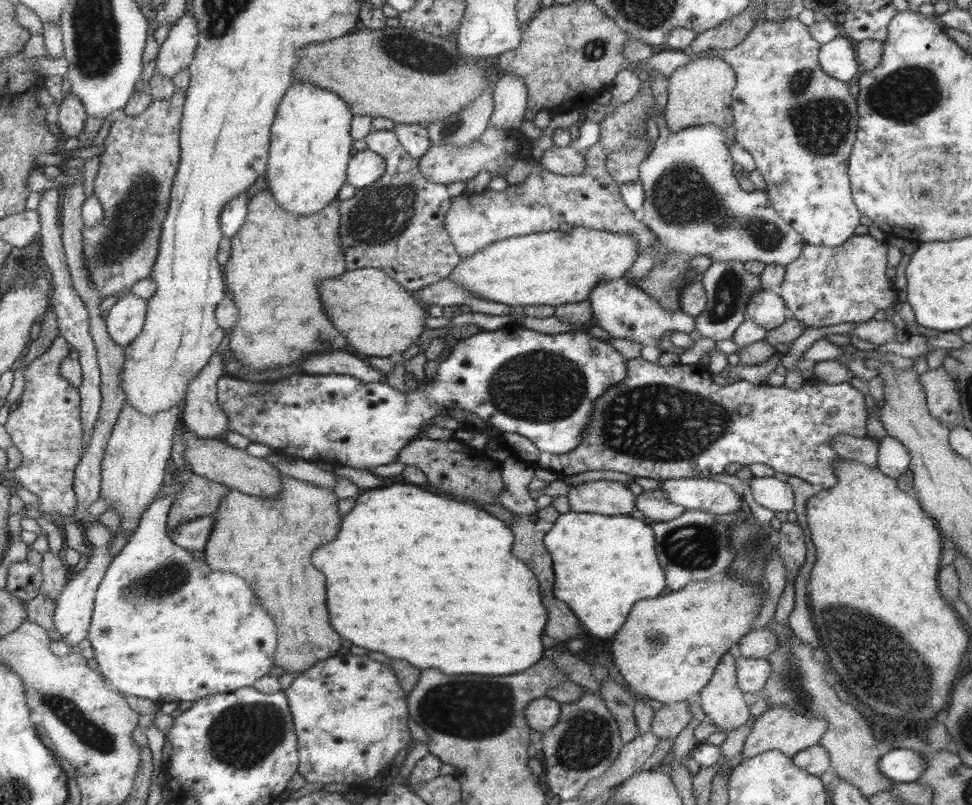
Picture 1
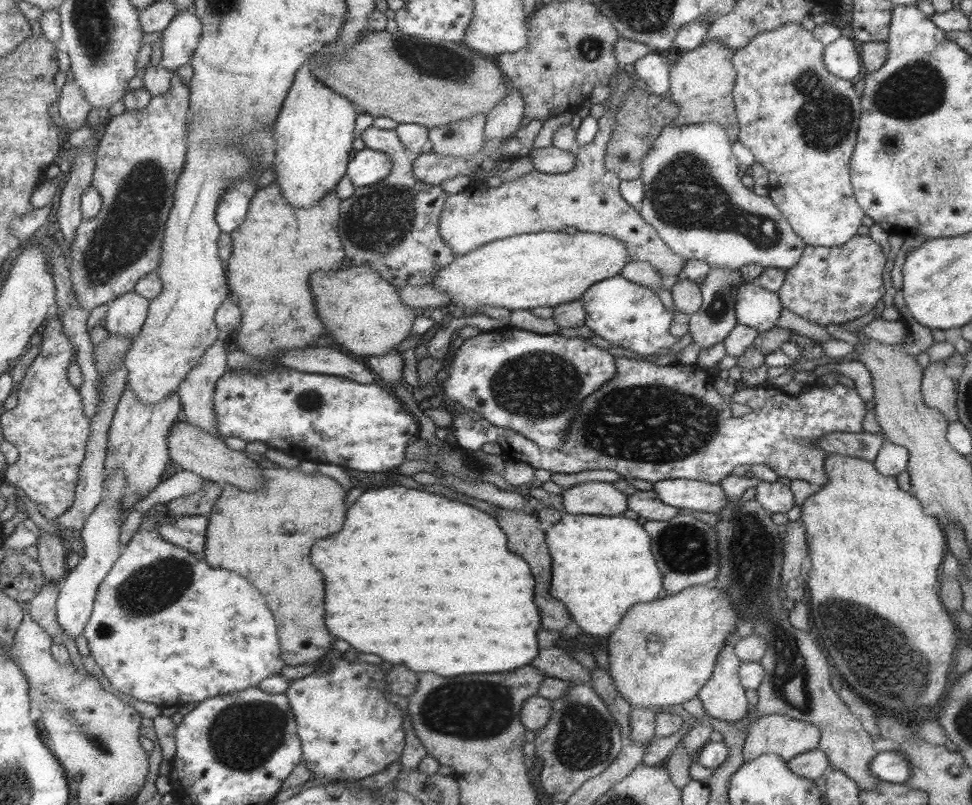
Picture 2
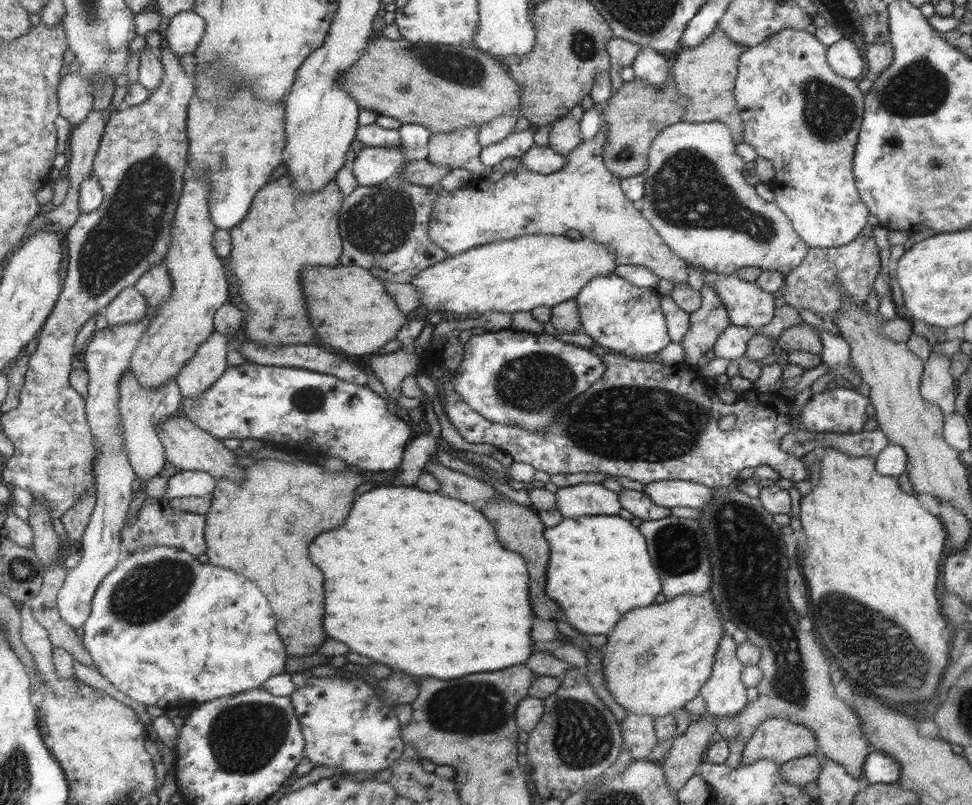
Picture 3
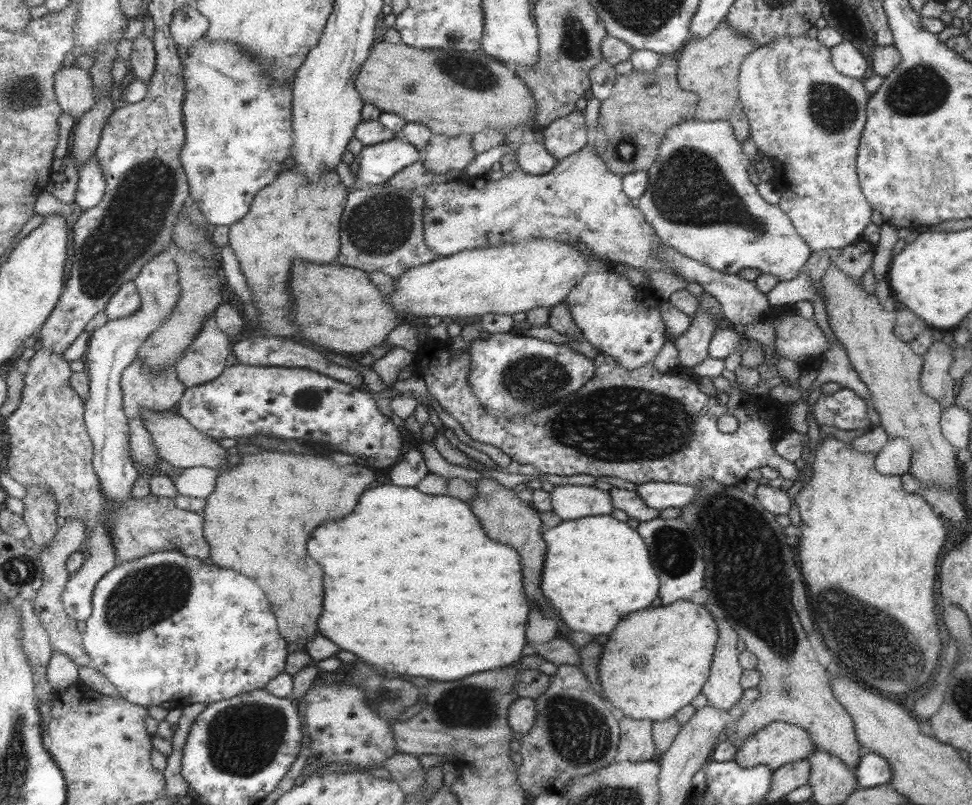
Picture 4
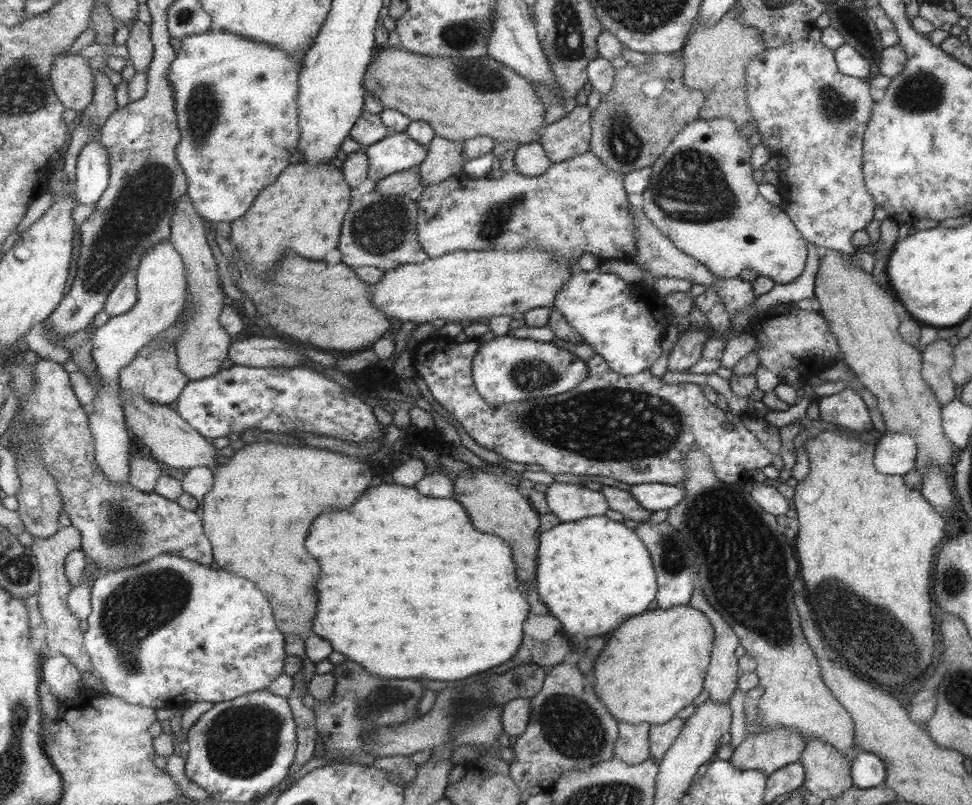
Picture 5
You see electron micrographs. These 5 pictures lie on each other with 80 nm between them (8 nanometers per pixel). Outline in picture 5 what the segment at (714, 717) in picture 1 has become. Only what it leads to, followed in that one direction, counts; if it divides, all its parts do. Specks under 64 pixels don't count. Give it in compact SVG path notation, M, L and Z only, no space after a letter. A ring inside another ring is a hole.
M699 589L692 592L688 605L708 618L712 625L712 652L709 653L709 664L705 672L703 689L709 694L711 702L729 702L735 689L735 674L740 675L737 668L737 660L733 650L737 648L737 636L735 631L721 620L717 610L705 600Z

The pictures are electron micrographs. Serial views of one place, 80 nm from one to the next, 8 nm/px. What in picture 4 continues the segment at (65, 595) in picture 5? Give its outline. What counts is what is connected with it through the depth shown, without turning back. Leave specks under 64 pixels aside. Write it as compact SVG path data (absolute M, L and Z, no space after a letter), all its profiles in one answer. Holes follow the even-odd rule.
M66 518L66 523L53 537L53 542L39 548L39 556L44 566L44 581L39 594L34 598L36 613L40 616L44 627L47 630L52 649L55 652L62 652L71 657L71 660L78 666L87 667L92 664L92 658L84 645L84 635L77 628L77 621L67 612L62 601L70 572L68 571L69 557L79 550L85 549L85 541L88 538L88 528L84 525L82 518Z

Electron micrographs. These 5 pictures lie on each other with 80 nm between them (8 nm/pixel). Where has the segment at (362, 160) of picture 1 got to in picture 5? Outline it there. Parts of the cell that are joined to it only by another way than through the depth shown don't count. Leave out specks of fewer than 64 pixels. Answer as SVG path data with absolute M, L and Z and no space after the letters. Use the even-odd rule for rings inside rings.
M404 131L383 137L364 147L364 151L370 162L369 179L374 183L397 171L416 168L428 156L427 146L409 138Z

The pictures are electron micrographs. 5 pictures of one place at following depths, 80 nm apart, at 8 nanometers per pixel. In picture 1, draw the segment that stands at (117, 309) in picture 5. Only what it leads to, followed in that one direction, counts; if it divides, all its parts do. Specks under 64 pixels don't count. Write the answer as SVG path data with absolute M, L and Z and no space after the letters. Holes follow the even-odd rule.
M132 292L121 296L106 317L113 340L127 348L144 330L148 313L148 300Z

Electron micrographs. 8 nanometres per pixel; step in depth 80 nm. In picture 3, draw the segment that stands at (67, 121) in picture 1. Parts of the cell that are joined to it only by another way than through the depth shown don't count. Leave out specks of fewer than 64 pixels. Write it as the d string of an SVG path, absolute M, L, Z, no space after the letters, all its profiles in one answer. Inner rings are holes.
M78 70L68 72L58 88L60 116L74 127L79 126L93 111L92 84Z

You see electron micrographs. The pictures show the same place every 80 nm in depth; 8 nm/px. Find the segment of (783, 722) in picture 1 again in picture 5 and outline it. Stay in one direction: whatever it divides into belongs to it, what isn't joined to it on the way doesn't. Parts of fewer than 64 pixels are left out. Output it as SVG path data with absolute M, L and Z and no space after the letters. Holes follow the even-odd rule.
M774 726L757 734L748 734L732 750L728 761L737 770L760 770L766 777L782 766L795 762L805 748L805 741L790 728Z

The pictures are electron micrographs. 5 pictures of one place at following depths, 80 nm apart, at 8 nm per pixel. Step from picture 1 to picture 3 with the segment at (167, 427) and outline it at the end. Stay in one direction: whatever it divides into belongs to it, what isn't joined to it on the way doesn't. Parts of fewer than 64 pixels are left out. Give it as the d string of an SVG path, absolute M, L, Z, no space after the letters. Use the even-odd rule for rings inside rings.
M127 370L120 382L120 411L124 421L120 424L125 437L129 464L138 474L138 487L144 486L150 478L156 477L168 462L166 450L156 426L166 418L175 416L184 402L184 394L176 379L168 380L158 389L148 389L140 383L134 372Z

